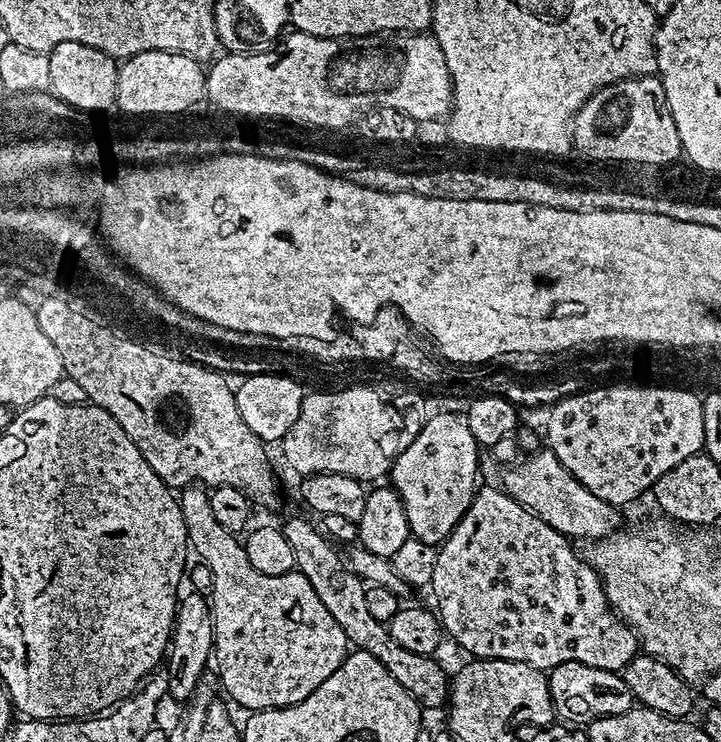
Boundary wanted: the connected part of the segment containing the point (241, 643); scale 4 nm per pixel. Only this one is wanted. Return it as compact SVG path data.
M204 488L181 489L178 494L182 518L186 522L188 542L193 553L204 559L208 572L212 575L212 623L216 625L216 647L214 668L220 671L220 684L228 691L228 696L236 704L248 708L249 713L265 712L271 708L289 708L314 694L350 651L342 626L334 622L330 610L322 606L322 598L314 594L314 586L298 571L281 576L258 574L246 558L243 543L233 533L222 530L214 519L210 507L209 491Z

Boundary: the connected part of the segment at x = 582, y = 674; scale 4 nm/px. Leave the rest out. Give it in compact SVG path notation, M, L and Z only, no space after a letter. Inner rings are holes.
M562 662L562 666L547 673L547 678L557 717L572 726L588 726L594 720L626 714L634 706L632 691L620 672L598 670L582 662Z

